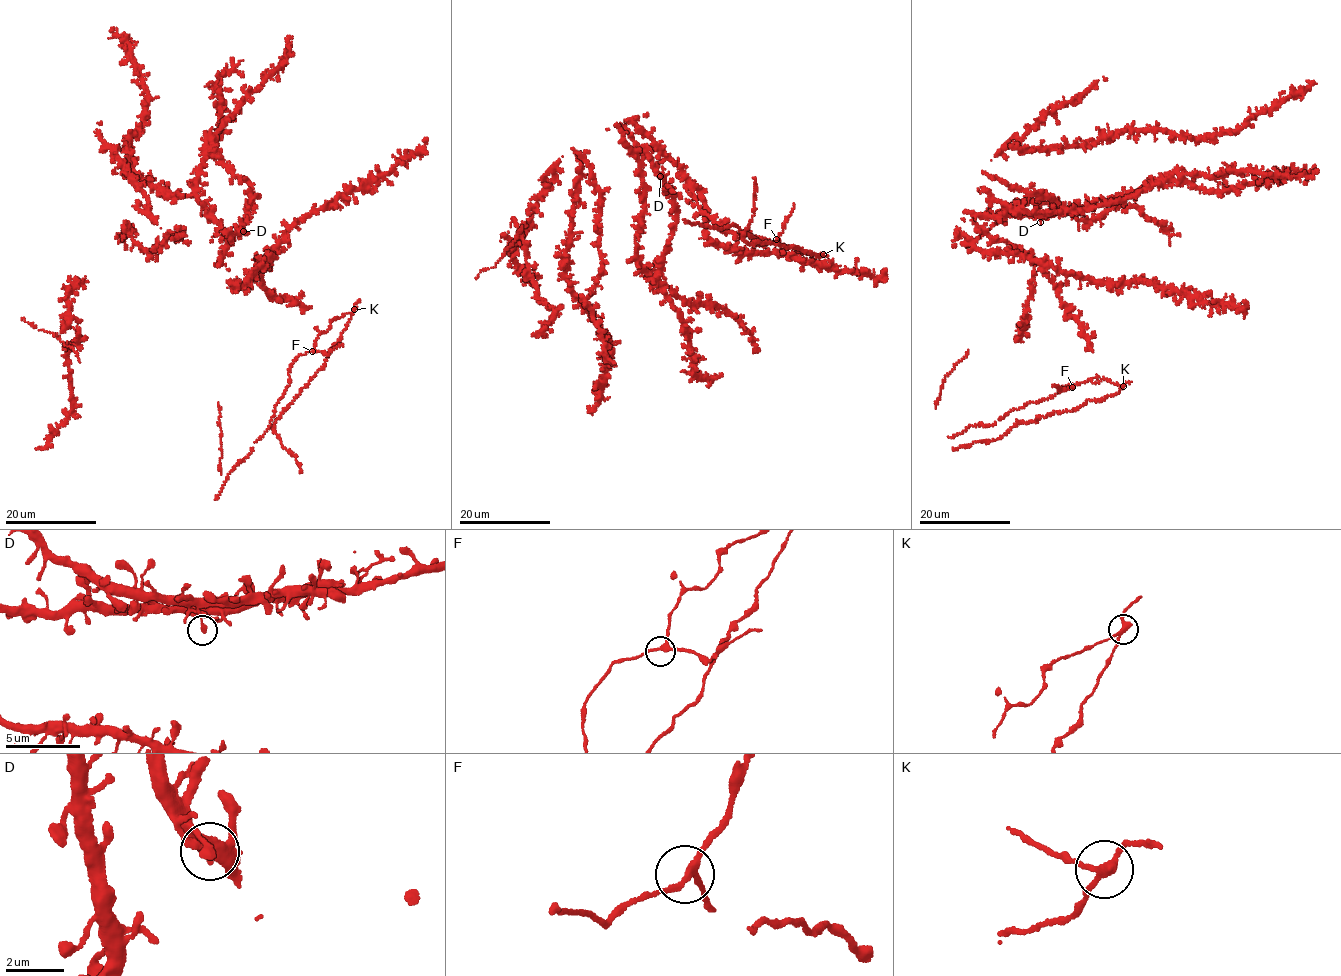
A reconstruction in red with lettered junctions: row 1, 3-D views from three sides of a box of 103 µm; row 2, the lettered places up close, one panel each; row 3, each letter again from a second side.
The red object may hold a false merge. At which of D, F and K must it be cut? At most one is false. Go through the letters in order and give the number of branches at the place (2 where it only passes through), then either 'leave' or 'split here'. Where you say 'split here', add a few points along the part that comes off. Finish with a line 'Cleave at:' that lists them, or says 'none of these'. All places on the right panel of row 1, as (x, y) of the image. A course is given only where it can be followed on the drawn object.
D: 3 | leave
F: 3 | leave
K: 3 | split here | (1122, 386), (1118, 393), (1101, 400), (1090, 400), (1072, 410), (1055, 411), (1012, 426), (1000, 438), (953, 449)
Cleave at: K

